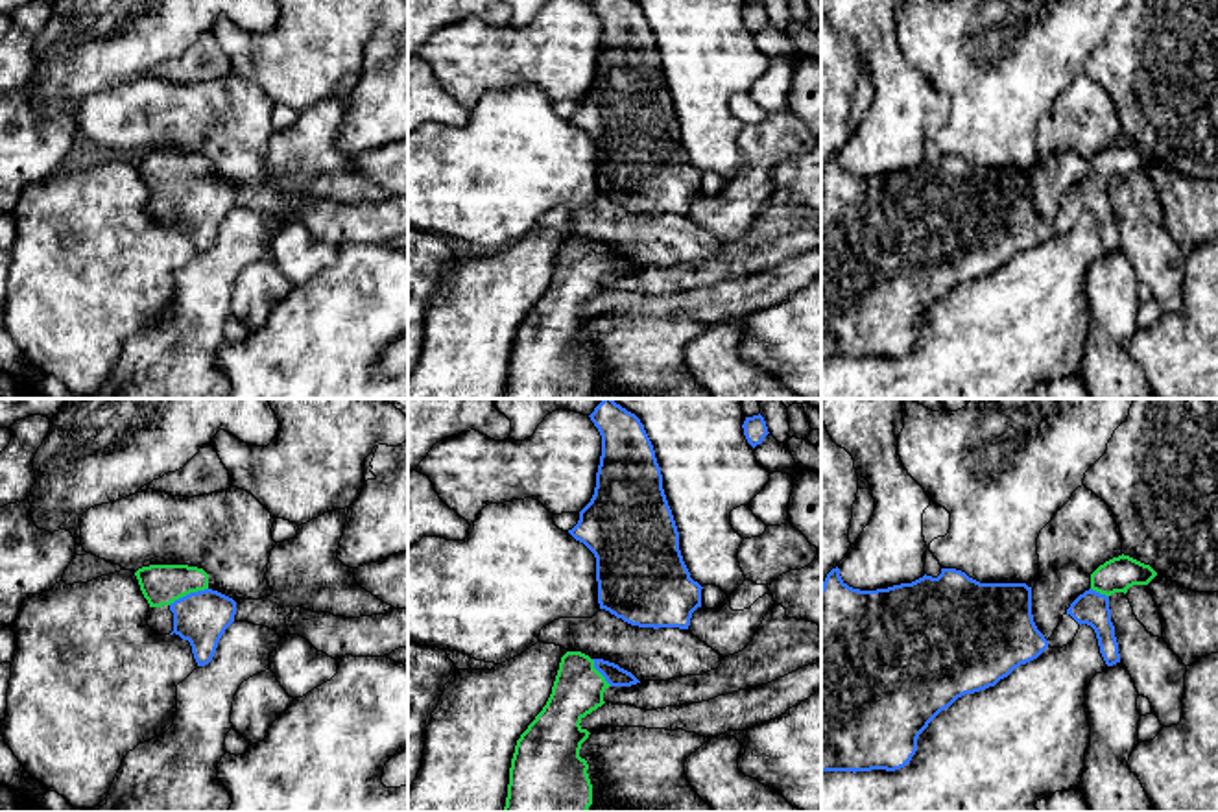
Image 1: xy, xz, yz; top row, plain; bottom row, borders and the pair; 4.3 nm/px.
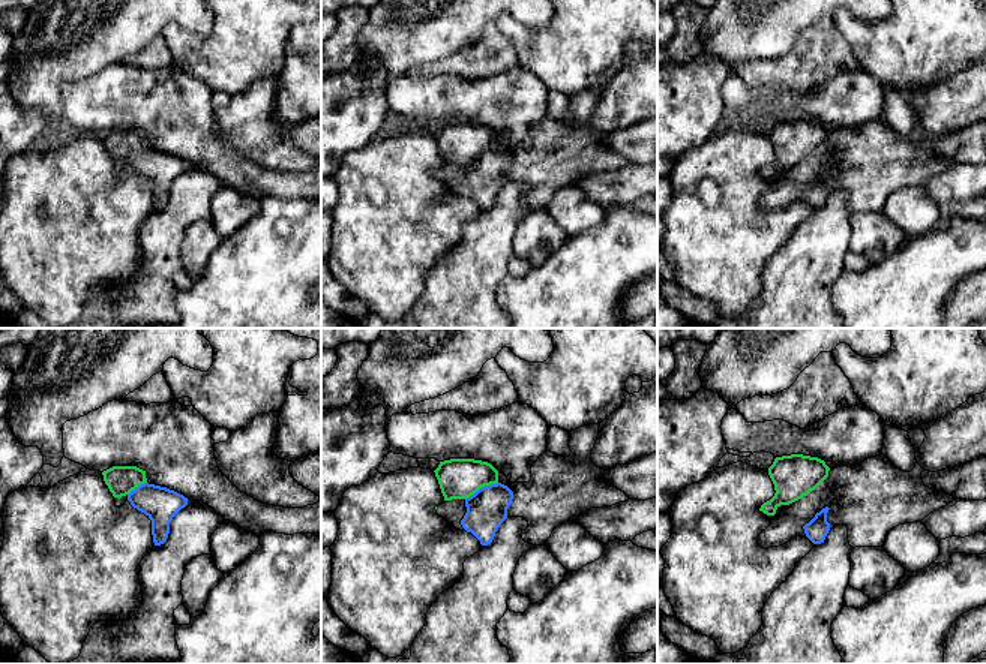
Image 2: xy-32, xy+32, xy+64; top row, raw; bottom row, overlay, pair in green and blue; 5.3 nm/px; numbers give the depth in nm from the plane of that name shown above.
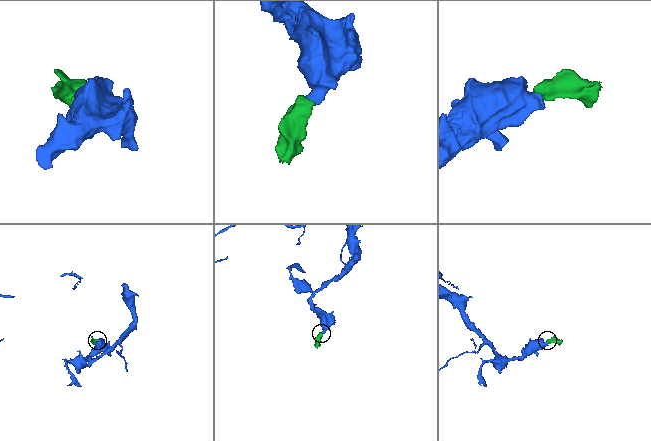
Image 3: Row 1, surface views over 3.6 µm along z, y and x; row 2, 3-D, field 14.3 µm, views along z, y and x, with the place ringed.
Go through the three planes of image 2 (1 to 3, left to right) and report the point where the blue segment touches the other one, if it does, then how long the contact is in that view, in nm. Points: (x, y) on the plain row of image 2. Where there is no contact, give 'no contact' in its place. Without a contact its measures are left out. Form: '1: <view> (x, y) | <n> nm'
1: xy-32 (137, 150) | 130 nm
2: xy+32 (480, 152) | 200 nm
3: no contact

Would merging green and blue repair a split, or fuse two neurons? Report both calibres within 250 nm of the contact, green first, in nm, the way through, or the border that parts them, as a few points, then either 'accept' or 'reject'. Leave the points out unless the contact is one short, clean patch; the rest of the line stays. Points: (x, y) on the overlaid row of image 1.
calibres 180 and 220 nm; way xy (161, 585), (179, 585), (187, 593), (202, 617); accept

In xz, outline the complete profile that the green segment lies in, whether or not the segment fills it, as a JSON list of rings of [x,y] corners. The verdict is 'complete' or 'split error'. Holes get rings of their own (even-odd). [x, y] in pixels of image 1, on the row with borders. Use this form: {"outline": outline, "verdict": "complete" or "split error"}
{"outline": [[[567,651],[546,705],[517,740],[504,812],[587,812],[592,805],[592,784],[587,773],[589,764],[579,757],[579,749],[591,733],[579,723],[605,703],[603,692],[609,687],[637,683],[640,681],[631,672],[615,663]]], "verdict": "split error"}

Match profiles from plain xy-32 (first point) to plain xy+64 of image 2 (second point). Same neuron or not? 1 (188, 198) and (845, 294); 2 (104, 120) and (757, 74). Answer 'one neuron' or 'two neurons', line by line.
1: two neurons
2: two neurons

